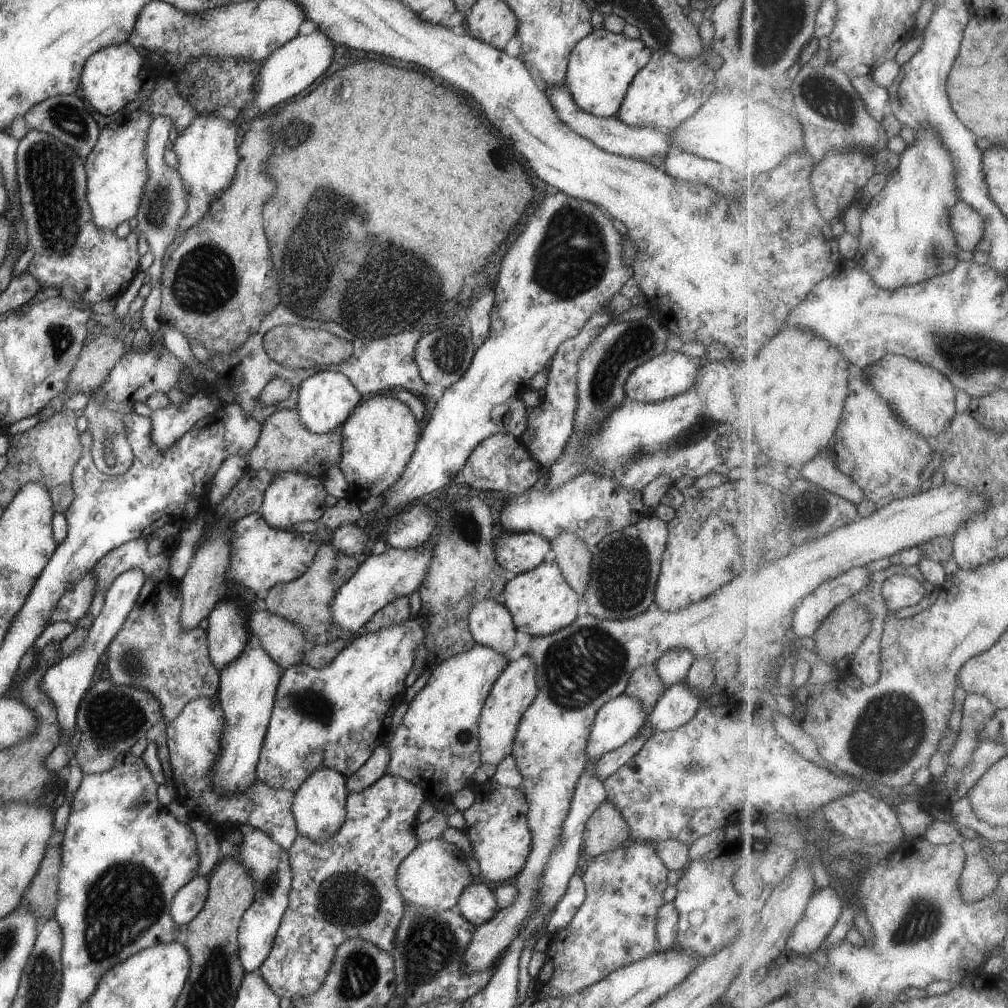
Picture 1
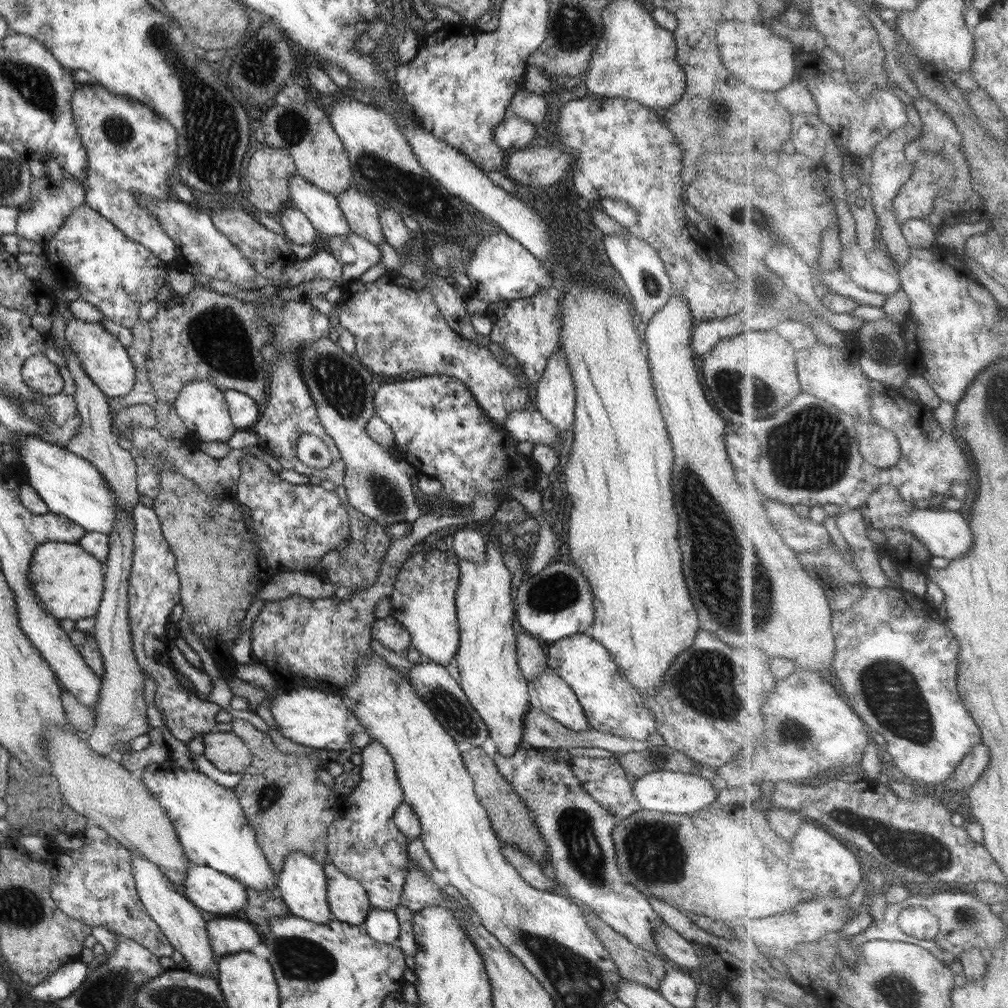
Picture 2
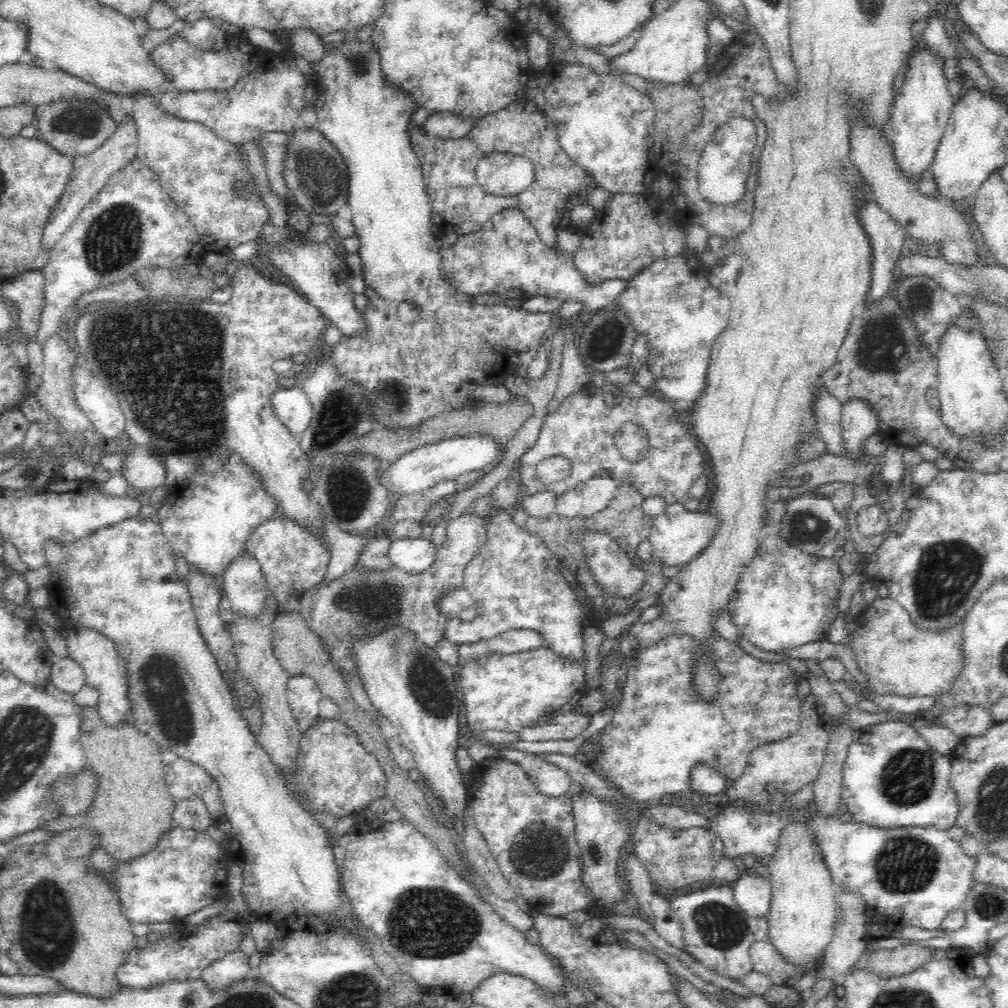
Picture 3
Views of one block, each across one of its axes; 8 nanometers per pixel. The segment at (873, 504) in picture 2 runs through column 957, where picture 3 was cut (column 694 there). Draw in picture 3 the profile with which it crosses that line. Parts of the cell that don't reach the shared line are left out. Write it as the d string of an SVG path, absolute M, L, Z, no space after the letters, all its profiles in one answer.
M682 502L664 506L661 514L651 517L648 540L654 547L653 558L666 566L686 565L703 554L720 532L722 519L718 513L687 511Z

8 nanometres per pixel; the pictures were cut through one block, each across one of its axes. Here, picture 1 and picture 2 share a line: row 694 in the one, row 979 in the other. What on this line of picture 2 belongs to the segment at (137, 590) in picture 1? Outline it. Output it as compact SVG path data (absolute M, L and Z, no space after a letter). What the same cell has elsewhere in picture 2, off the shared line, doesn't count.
M83 961L63 964L44 982L33 985L30 996L38 1000L58 1000L68 998L84 982L88 966Z

